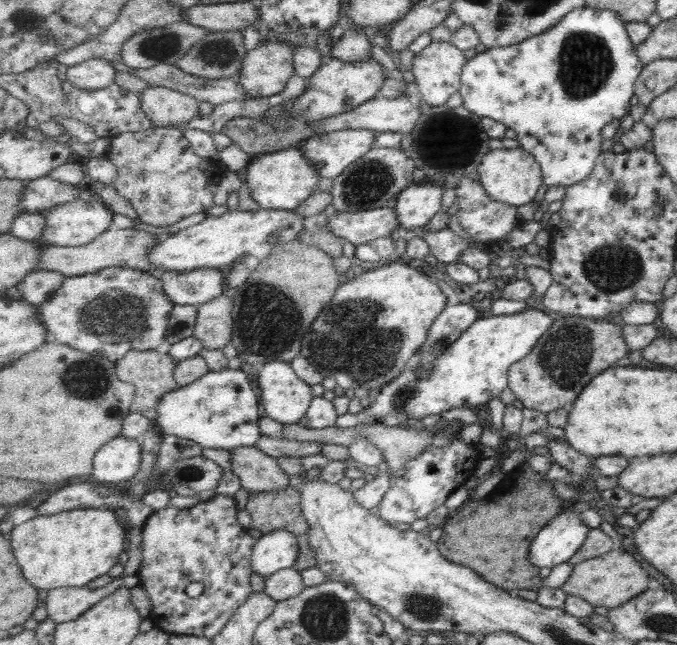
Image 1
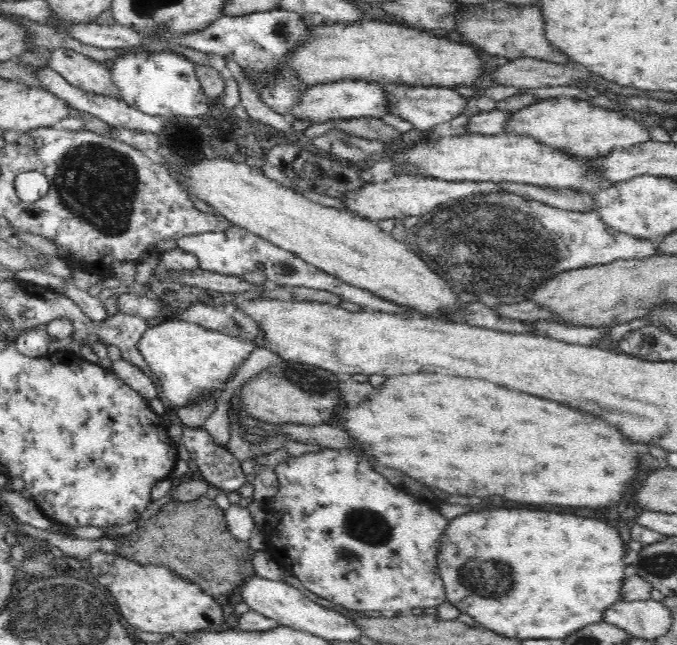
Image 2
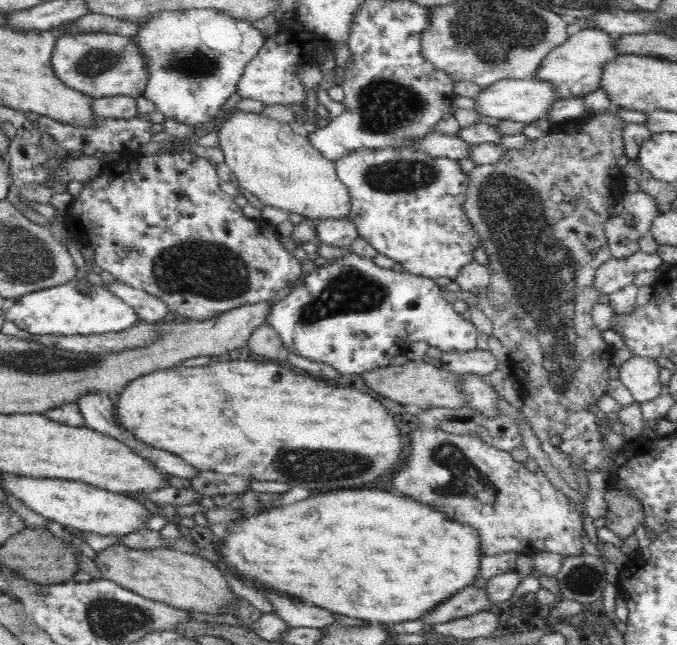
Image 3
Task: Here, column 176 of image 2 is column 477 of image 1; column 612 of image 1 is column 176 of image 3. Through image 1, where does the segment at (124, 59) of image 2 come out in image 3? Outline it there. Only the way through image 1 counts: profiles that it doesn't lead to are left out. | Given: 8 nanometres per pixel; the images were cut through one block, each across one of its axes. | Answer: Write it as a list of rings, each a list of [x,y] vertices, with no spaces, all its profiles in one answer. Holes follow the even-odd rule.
[[[201,8],[154,12],[130,39],[146,71],[142,95],[165,119],[198,126],[212,122],[218,112],[239,99],[239,80],[246,64],[262,48],[264,33],[224,11]]]

